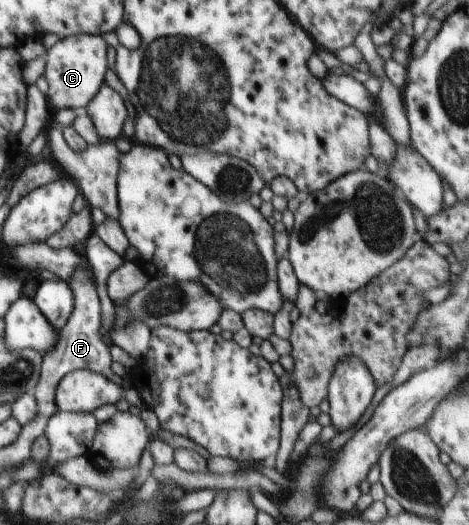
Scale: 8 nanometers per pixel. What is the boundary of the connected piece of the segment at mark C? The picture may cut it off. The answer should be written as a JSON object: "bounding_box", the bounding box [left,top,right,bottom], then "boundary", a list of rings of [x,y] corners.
{"bounding_box":[43,35,108,112],"boundary":[[[73,35],[61,38],[51,49],[47,49],[43,75],[49,85],[46,96],[52,112],[65,109],[82,111],[87,107],[104,83],[108,70],[107,48],[101,35]]]}

